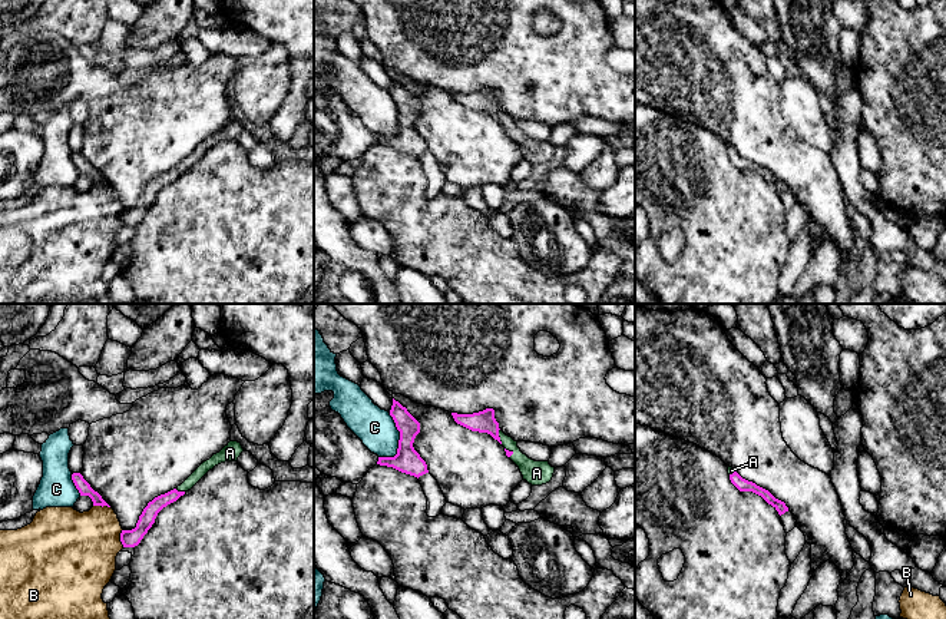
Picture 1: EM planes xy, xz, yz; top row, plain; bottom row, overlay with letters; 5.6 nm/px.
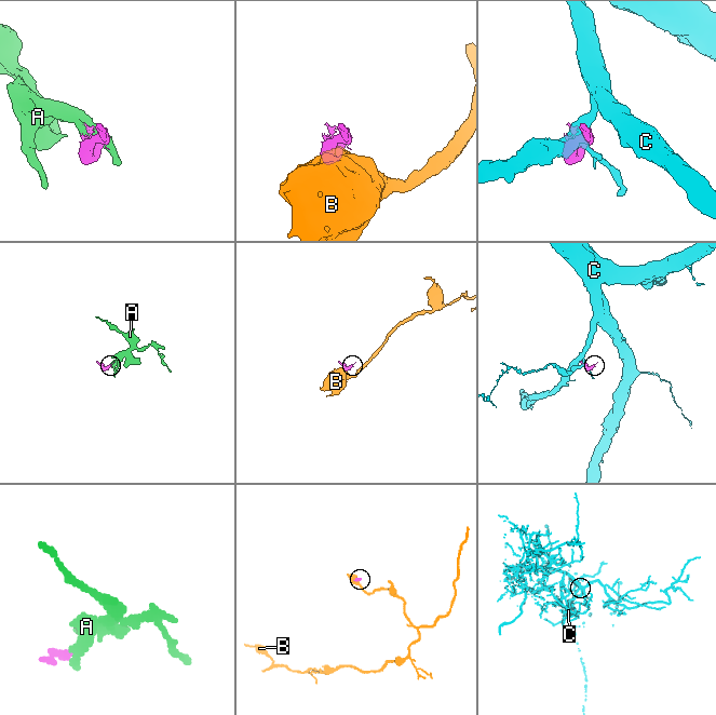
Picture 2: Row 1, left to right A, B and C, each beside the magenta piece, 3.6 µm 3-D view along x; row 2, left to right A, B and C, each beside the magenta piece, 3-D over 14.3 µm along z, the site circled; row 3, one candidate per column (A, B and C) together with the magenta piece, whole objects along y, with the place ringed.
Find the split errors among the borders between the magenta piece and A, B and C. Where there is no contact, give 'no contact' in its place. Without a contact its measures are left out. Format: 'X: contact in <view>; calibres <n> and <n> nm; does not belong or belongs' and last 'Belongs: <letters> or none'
A: contact in xz; calibres 130 and 100 nm; belongs
B: contact in xy; calibres 100 and 420 nm; does not belong
C: contact in xz; calibres 150 and 220 nm; does not belong
Belongs: A

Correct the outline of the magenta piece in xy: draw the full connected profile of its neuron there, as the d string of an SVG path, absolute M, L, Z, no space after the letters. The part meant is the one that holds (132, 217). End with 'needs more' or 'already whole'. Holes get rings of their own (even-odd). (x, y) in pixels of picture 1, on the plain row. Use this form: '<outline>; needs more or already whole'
M229 120L219 132L204 140L181 165L149 181L139 195L136 206L132 209L122 209L120 221L123 226L138 225L163 186L176 181L181 175L191 169L215 145L225 140L236 140L242 130L244 128L241 122Z; needs more

